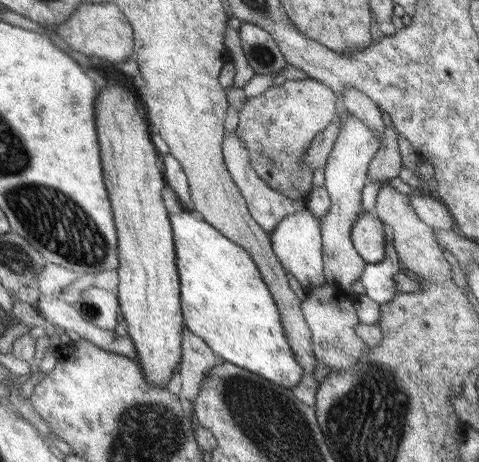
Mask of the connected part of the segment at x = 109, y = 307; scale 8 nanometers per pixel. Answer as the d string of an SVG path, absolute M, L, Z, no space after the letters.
M91 286L81 294L79 300L74 300L73 307L86 322L109 331L116 328L116 314L121 306L118 306L116 295Z

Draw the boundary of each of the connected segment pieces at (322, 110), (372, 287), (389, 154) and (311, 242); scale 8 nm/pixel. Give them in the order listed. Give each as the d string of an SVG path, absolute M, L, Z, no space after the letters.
M312 79L287 80L260 96L248 98L238 112L239 123L234 132L247 144L250 166L270 188L292 200L308 194L313 185L313 172L303 168L302 158L314 136L324 131L338 114L339 100L328 85Z
M388 225L383 226L385 229L384 258L376 264L366 263L365 270L362 271L360 278L362 286L366 289L365 295L378 304L391 301L394 295L397 295L399 290L393 278L402 268L393 245L392 228Z
M385 126L381 147L377 150L374 160L368 170L368 181L386 181L396 178L402 170L402 158L398 149L398 135Z
M307 207L302 212L285 216L270 233L274 252L281 265L300 282L304 290L325 283L324 244L321 237L320 219L316 219Z

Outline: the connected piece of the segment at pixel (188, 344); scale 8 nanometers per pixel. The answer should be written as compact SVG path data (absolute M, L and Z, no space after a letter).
M183 328L183 354L180 366L182 388L177 396L186 401L191 410L194 410L194 401L200 395L202 380L221 362L222 360L202 339Z

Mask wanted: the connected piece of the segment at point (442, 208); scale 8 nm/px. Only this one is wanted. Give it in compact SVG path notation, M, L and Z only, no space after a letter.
M410 195L411 205L427 225L437 230L450 230L457 224L447 206L434 195Z

